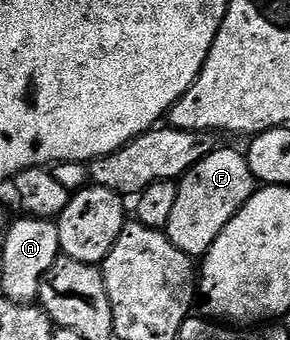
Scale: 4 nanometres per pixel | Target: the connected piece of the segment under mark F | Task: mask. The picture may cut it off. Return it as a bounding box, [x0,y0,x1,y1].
[164,146,256,258]

